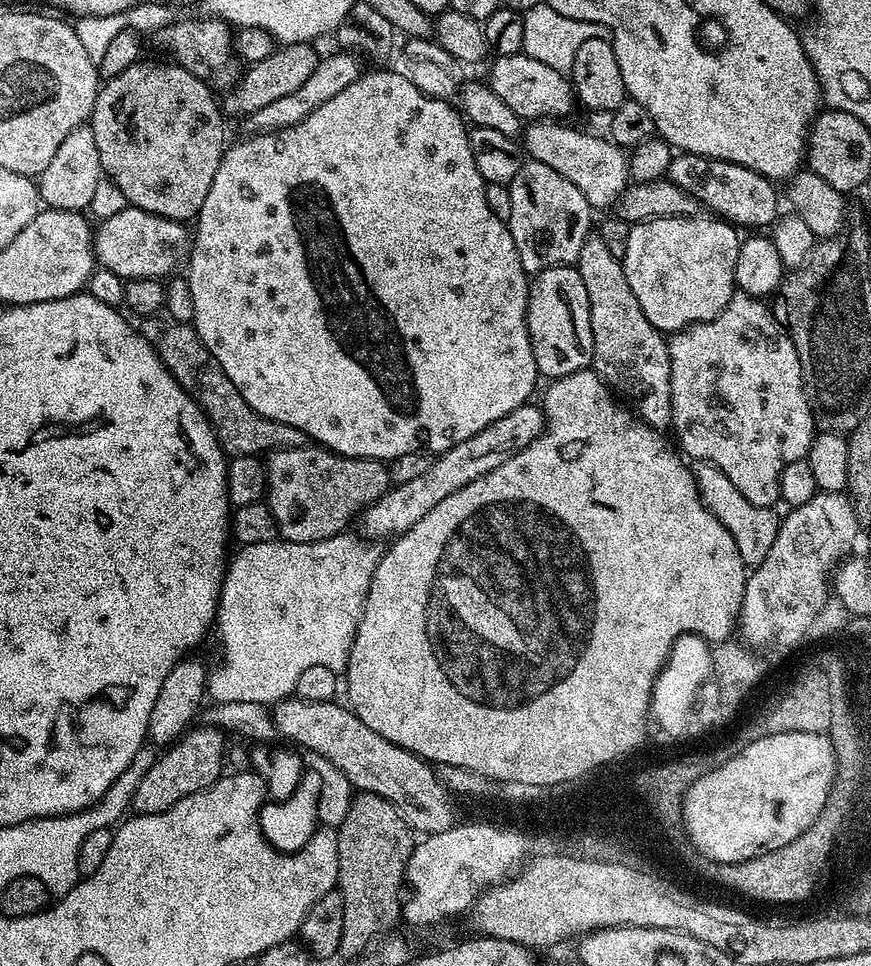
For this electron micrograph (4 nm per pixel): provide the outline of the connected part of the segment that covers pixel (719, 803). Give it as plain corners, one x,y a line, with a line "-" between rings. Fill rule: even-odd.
792,732
770,734
768,737
760,738
756,742
750,743
744,750
734,754
728,762
710,773
702,775
682,797
683,805
683,824
684,830
687,832
689,840
706,858
712,859
714,862
736,863
746,859
752,859
758,855
764,855
767,852
778,850
779,847
786,846
788,842
793,842
794,838
798,838
818,818
818,814
822,814
822,810
826,806
828,796
832,792
832,785
837,782
836,751
832,748
832,741
827,735
819,732

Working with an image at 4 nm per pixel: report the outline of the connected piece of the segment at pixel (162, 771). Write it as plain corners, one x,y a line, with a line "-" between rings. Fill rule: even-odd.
193,726
167,749
165,754
157,755
154,766
146,770
146,778
138,785
138,790
132,799
131,811
145,816
146,814
162,814
170,810
182,798
195,792
210,788
220,779
226,768
225,733
219,727
199,728

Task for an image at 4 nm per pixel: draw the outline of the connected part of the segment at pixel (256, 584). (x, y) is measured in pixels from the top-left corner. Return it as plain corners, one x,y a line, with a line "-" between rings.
341,534
331,536
318,542
285,542
275,538
268,542
258,542
256,545
246,545
239,549
240,553
229,559
224,574
224,585
220,591
220,605
216,607
215,631
220,631
220,644
224,647
224,661
215,669
211,669
206,692
209,697
215,699
220,705
226,702
254,702
265,706
277,704
280,700
287,700
296,691
298,678
310,666
326,666
326,670
334,670
337,674
343,673
348,667
348,655
350,646
354,640
354,634
358,630
360,615
366,602
366,594
370,590
370,582
374,578
376,563
382,555
381,549
375,543
361,538
359,535

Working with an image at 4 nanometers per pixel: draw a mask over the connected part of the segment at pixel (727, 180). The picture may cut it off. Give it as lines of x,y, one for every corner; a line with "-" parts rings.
689,152
676,154
673,155
672,165
668,168
667,179
682,186
686,194
698,198
700,205
709,213
733,226
748,228
744,230
767,229
776,223
781,211
780,204
776,201
777,185
762,174
746,166
738,166
734,162
702,158

